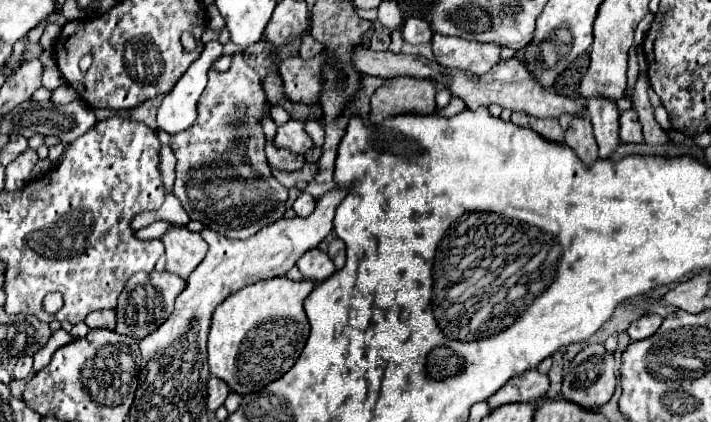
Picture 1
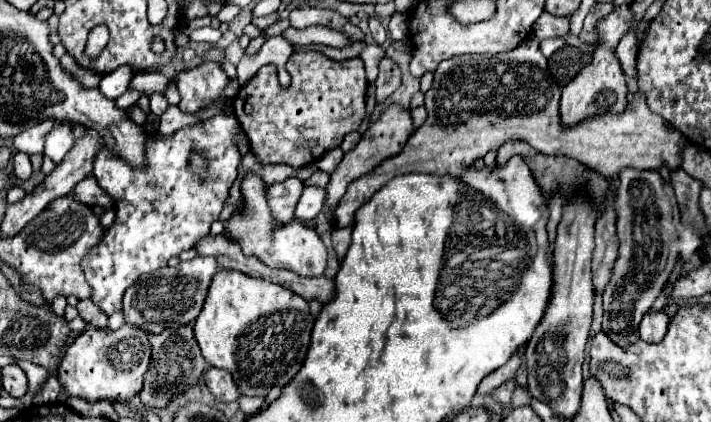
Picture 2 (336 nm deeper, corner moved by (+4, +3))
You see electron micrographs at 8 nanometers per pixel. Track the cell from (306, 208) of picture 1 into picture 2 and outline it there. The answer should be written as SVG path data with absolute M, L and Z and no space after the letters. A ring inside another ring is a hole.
M304 187L304 193L296 205L296 219L300 221L312 221L316 219L316 215L320 213L322 205L324 205L324 197L326 197L326 189L320 187Z

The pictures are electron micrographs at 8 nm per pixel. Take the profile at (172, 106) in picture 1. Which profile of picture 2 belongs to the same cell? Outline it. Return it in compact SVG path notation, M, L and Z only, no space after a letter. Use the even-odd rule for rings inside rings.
M152 93L152 95L150 95L150 111L152 111L156 117L160 117L166 109L168 109L166 97L160 95L160 93Z

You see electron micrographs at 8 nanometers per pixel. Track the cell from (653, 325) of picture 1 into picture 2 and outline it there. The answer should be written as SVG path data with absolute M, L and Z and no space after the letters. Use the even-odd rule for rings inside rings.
M664 311L658 313L646 313L642 323L640 323L640 339L648 341L648 343L658 343L664 339L666 331L668 331L668 315Z

